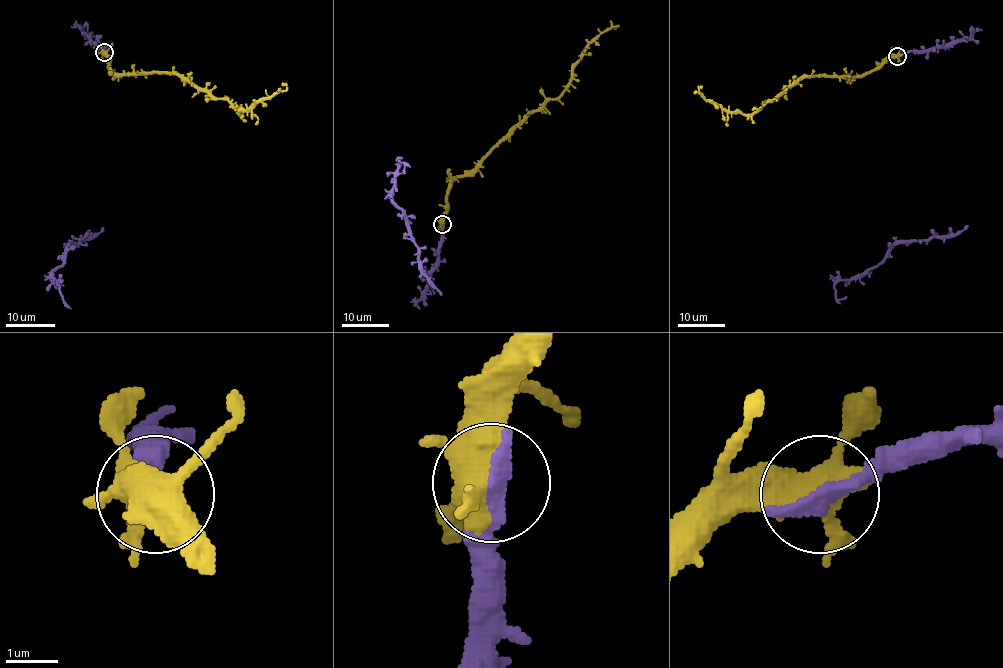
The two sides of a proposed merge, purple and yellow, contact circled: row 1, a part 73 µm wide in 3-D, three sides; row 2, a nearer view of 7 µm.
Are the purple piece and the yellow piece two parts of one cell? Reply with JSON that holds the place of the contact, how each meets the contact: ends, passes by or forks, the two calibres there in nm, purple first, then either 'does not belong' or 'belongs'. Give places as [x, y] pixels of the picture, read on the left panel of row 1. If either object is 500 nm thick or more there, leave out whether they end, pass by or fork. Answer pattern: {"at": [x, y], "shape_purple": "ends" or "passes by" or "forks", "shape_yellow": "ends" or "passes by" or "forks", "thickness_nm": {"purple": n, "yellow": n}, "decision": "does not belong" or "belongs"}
{"at": [104, 52], "shape_purple": "ends", "shape_yellow": "forks", "thickness_nm": {"purple": 320, "yellow": 460}, "decision": "belongs"}

